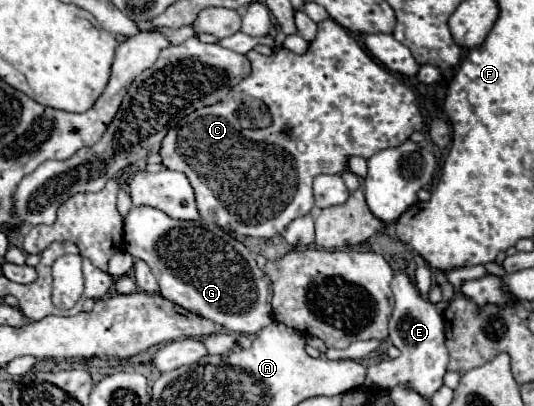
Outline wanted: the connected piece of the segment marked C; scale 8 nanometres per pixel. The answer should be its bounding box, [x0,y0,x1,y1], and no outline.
[161,19,423,239]

